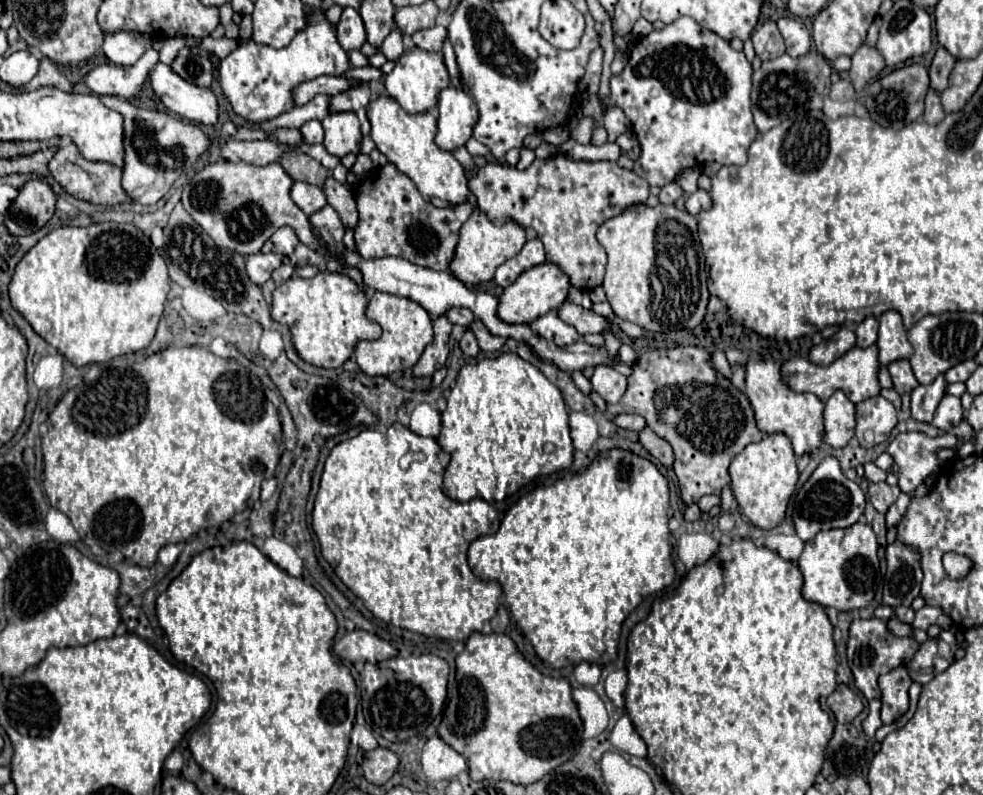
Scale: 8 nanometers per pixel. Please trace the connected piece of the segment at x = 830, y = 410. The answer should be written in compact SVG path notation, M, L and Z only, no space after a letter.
M835 391L825 403L825 443L845 447L855 437L855 405L843 391Z

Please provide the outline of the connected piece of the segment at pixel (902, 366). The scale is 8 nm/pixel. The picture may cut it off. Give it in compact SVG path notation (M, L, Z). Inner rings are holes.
M901 359L901 361L891 363L891 365L889 365L889 373L891 373L891 379L893 379L893 389L895 389L899 395L911 393L911 391L919 385L907 359Z

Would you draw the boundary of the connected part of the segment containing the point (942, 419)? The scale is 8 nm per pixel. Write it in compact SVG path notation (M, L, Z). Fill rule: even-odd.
M945 395L935 411L935 417L931 421L933 427L941 429L941 431L949 431L953 427L957 427L963 421L963 409L961 409L961 401L959 397L953 395Z

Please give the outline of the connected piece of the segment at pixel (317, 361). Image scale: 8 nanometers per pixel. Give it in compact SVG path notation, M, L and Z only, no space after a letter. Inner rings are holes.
M321 271L311 279L291 277L281 283L273 291L271 317L289 329L293 347L303 361L323 369L337 369L351 357L357 341L371 341L381 335L381 327L365 317L365 307L367 297L355 281L343 273Z

